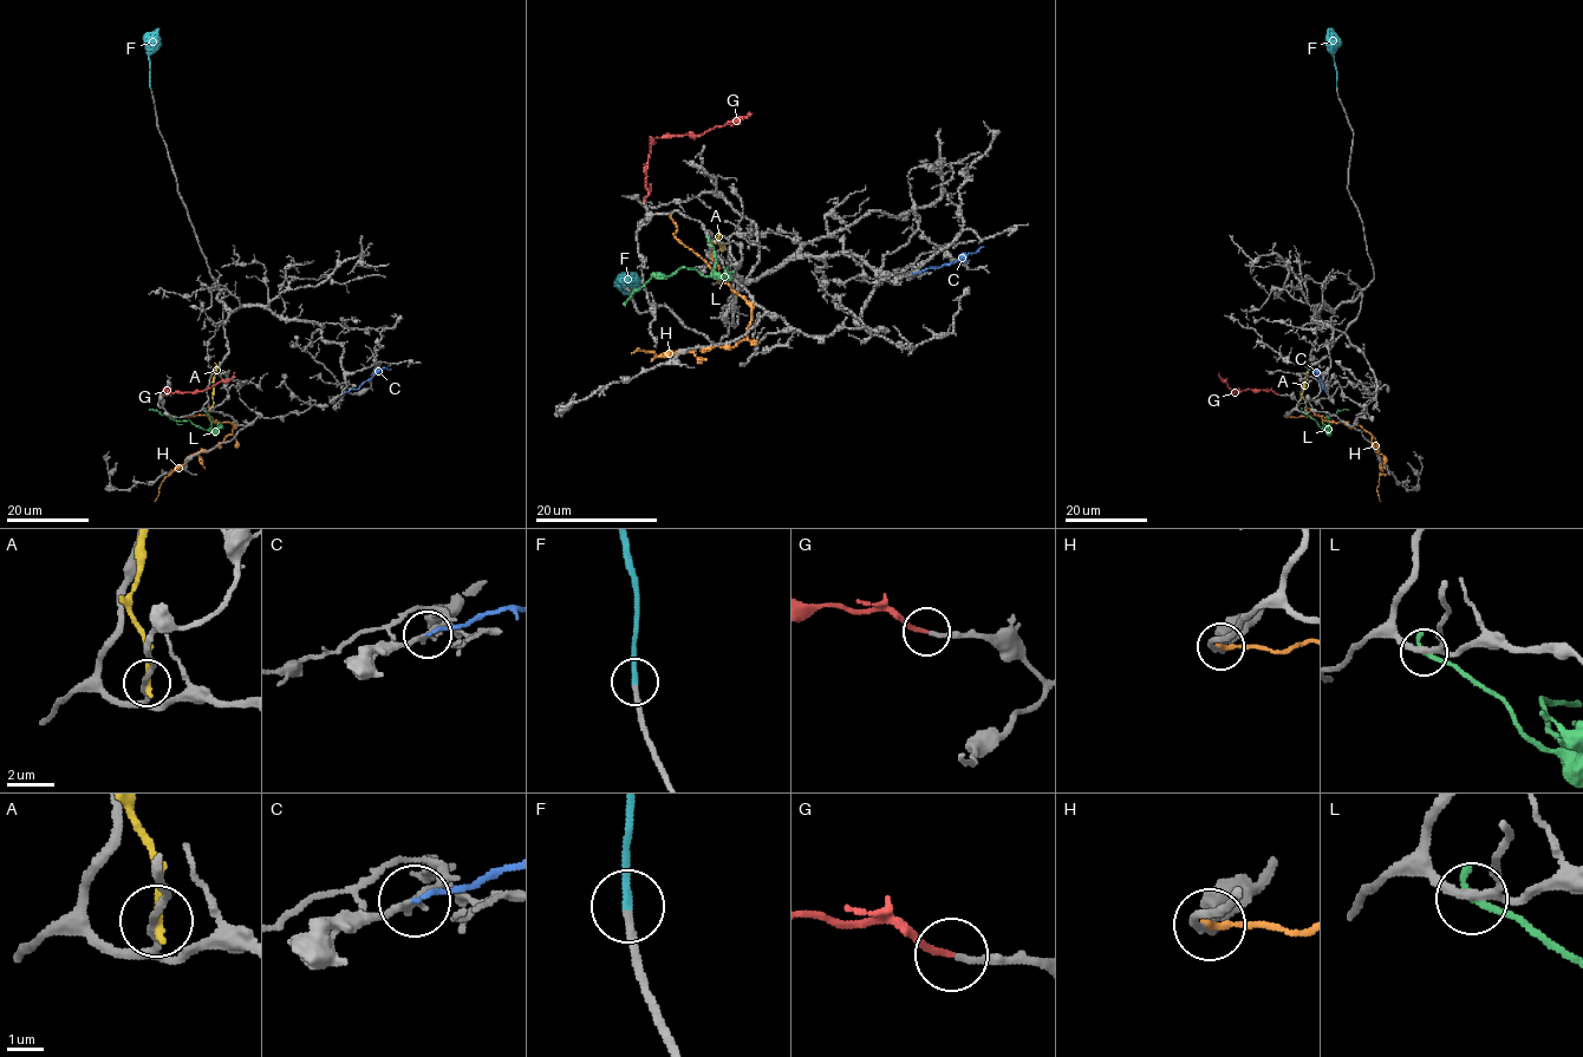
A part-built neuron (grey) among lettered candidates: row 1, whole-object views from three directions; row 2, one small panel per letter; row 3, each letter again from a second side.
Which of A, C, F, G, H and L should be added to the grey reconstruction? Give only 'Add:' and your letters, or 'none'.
Add: F, G

